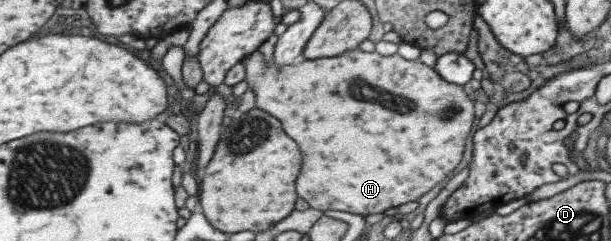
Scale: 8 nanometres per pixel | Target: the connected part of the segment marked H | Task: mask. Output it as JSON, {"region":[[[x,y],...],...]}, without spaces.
{"region":[[[355,48],[353,51],[345,51],[337,57],[305,60],[299,65],[287,66],[275,66],[273,61],[264,64],[263,56],[255,51],[253,54],[243,57],[241,63],[245,67],[244,81],[247,83],[247,89],[255,94],[255,108],[265,111],[265,113],[277,119],[281,123],[283,131],[299,145],[303,161],[301,161],[301,171],[297,175],[294,189],[296,196],[301,197],[311,209],[321,211],[333,209],[345,211],[345,213],[355,213],[363,217],[371,215],[371,213],[382,213],[389,207],[397,207],[407,203],[407,201],[419,199],[423,193],[433,189],[451,173],[451,170],[463,157],[463,145],[465,145],[465,137],[467,137],[473,123],[476,103],[463,92],[461,86],[443,81],[432,68],[430,69],[418,60],[405,61],[397,54],[381,57],[376,52],[363,53],[363,51]]]}

